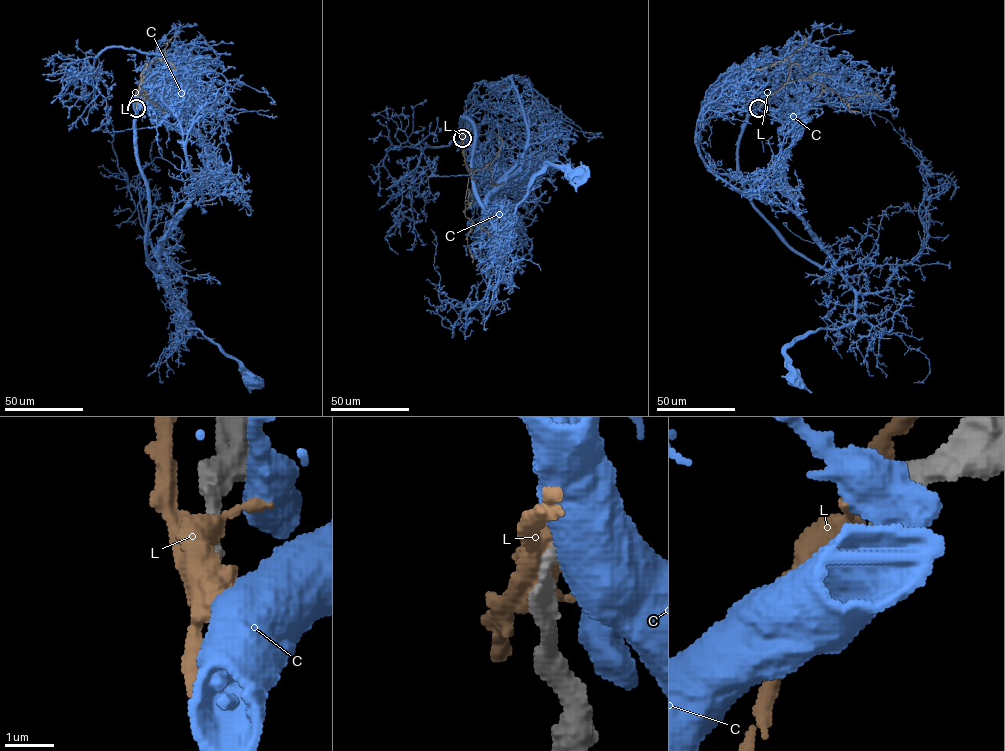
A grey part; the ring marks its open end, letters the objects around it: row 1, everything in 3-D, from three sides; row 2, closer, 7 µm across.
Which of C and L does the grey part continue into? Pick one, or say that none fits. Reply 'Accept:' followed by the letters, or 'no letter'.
Accept: no letter

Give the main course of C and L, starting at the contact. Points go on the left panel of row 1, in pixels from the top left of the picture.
C: (136, 108), (137, 165), (148, 203), (146, 258), (165, 274), (190, 314), (185, 324), (214, 342), (254, 381)
L: (136, 107), (139, 81), (136, 83)

